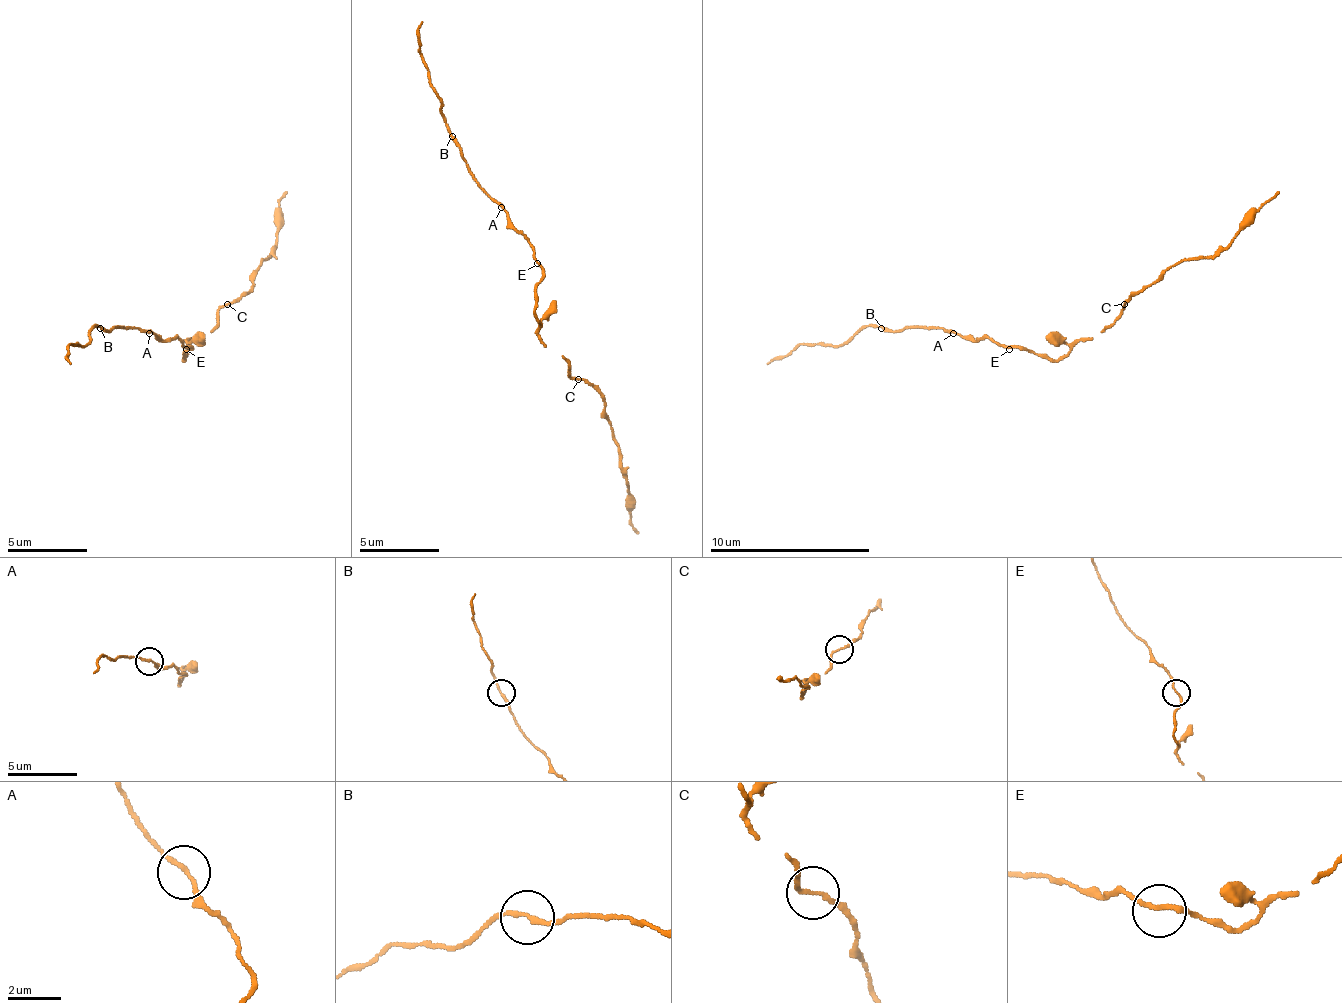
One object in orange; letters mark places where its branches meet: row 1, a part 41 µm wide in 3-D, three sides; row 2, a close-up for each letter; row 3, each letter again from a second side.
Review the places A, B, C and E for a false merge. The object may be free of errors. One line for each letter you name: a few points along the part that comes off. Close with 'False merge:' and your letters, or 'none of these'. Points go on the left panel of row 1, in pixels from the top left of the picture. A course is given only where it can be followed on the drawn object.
False merge: none of these

